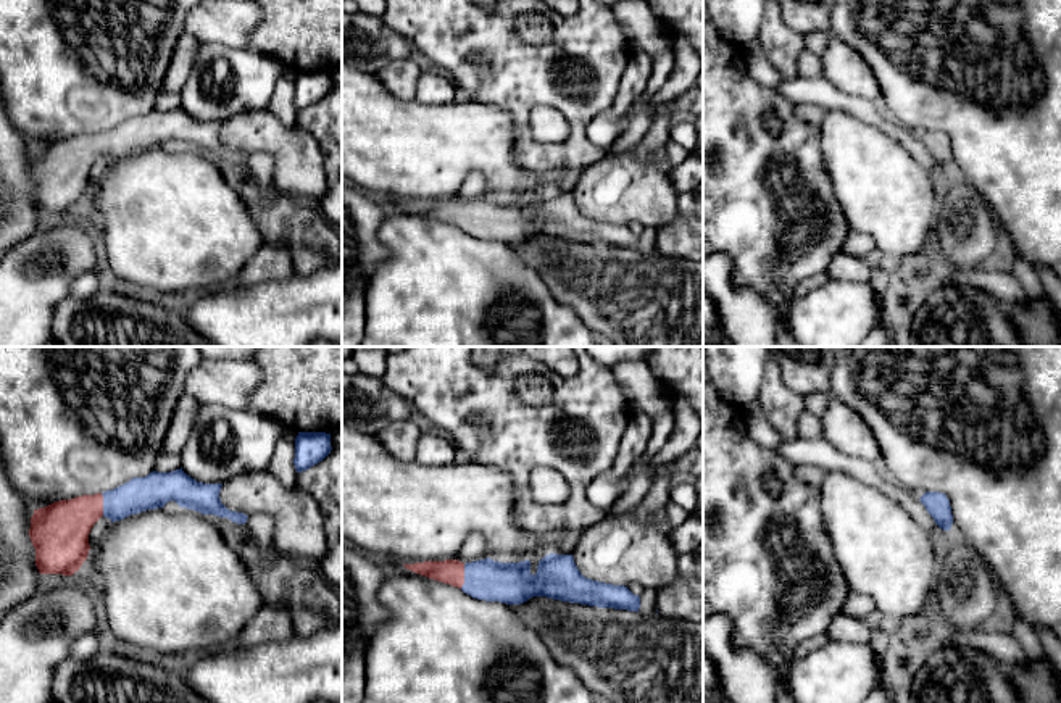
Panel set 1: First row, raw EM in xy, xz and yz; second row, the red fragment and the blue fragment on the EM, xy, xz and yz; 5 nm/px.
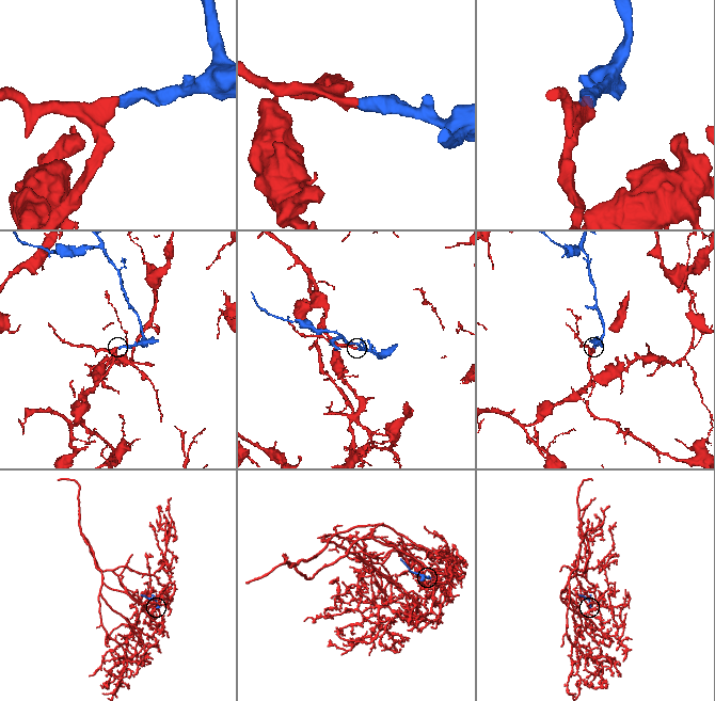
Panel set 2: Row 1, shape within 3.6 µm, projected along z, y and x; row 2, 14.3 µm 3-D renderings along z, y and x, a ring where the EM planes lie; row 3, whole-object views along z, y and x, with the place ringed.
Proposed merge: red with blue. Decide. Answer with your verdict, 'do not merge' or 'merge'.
merge

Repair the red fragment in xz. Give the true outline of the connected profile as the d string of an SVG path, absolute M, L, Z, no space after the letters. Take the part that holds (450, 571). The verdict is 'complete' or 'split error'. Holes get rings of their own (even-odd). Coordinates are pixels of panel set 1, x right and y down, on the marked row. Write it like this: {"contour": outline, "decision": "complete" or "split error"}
{"contour": "M545 555L530 572L530 561L500 563L490 558L461 563L458 559L403 564L429 579L450 584L477 600L521 605L532 597L580 603L598 608L637 611L640 597L624 585L587 579L572 555Z", "decision": "split error"}

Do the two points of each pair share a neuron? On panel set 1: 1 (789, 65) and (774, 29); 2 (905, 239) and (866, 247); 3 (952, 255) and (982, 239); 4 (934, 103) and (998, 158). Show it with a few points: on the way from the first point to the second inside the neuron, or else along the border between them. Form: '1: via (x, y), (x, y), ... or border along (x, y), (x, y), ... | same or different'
1: via (784, 57), (782, 45), (776, 37) | same
2: border along (852, 228), (866, 232), (876, 250) | different
3: via (960, 247), (968, 239), (974, 239) | same
4: via (950, 110), (982, 142) | same

